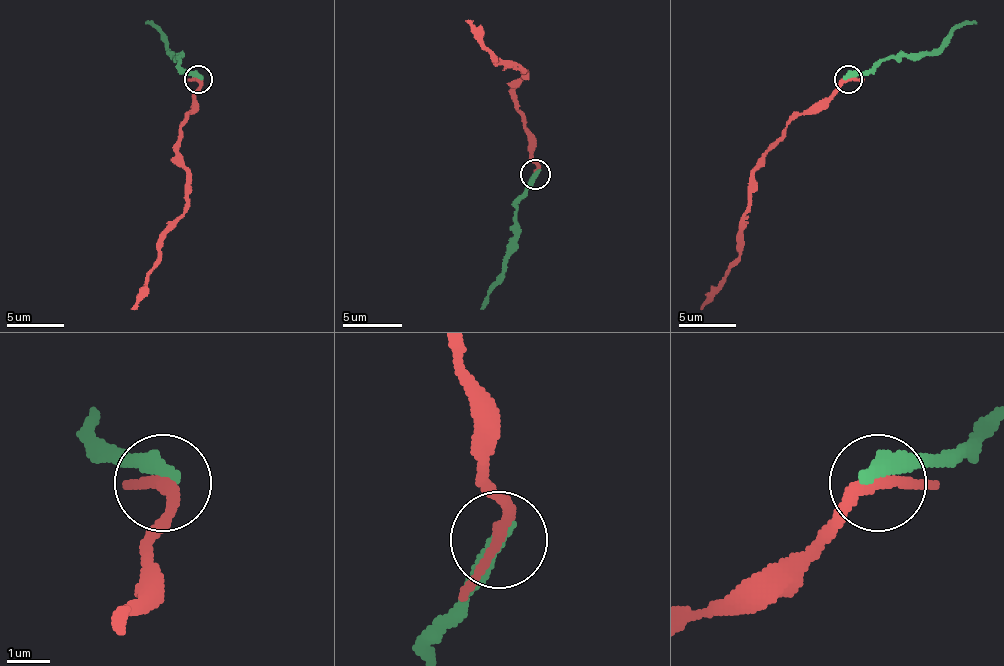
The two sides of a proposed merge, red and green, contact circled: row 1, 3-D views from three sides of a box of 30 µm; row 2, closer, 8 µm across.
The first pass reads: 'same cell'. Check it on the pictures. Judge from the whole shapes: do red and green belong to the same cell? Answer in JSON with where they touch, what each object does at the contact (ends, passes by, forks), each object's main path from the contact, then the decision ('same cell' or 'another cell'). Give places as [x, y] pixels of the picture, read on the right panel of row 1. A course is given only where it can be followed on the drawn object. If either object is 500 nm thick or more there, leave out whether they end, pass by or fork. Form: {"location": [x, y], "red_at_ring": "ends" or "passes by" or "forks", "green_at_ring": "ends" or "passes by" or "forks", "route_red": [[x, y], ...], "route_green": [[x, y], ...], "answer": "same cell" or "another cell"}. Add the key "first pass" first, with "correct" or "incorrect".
{"first pass": "correct", "location": [848, 79], "red_at_ring": "passes by", "green_at_ring": "ends", "route_red": [[847, 78], [787, 127], [753, 172], [750, 212], [742, 235], [739, 261], [702, 309]], "route_green": [[847, 78], [870, 73], [881, 61], [933, 53], [958, 27], [975, 21]], "answer": "same cell"}

